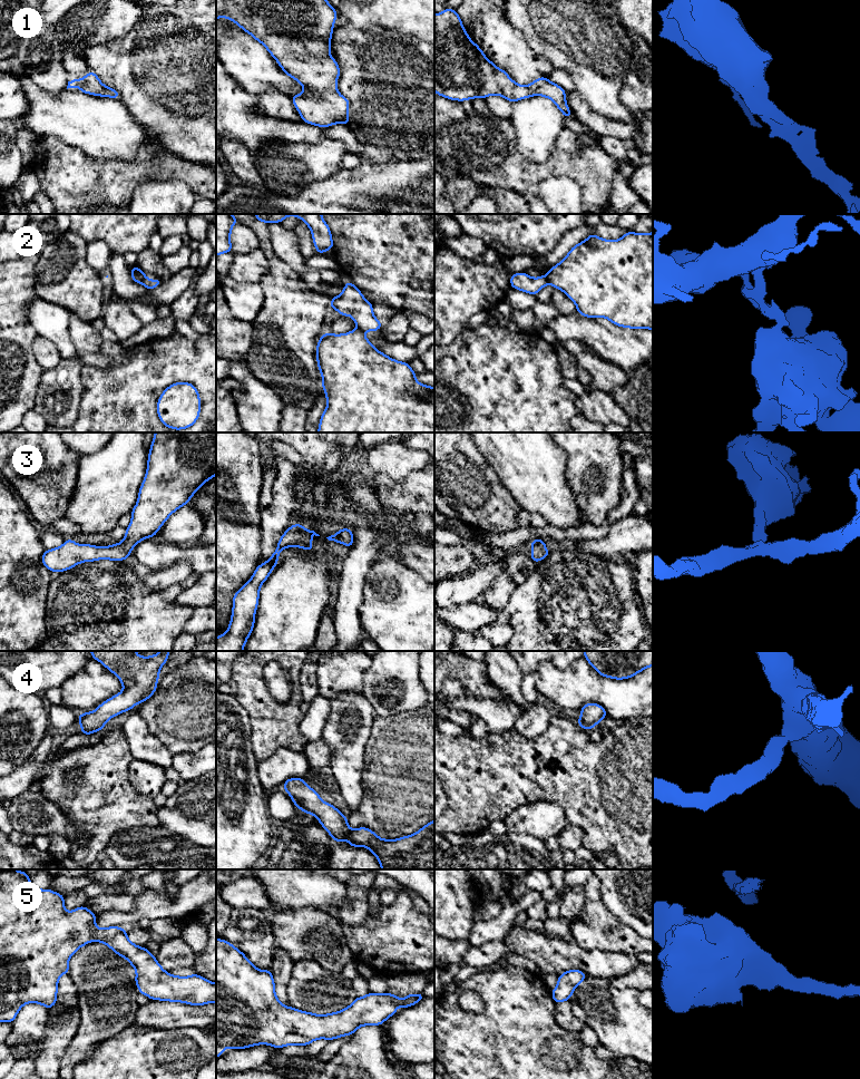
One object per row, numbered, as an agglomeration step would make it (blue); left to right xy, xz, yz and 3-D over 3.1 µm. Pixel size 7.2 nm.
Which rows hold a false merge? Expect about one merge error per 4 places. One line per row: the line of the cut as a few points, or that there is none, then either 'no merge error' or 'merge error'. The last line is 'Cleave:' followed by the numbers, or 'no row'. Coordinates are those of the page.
1: no cut | no merge error
2: yz (546, 274), (549, 283) | merge error
3: no cut | no merge error
4: no cut | no merge error
5: no cut | no merge error
Cleave: 2

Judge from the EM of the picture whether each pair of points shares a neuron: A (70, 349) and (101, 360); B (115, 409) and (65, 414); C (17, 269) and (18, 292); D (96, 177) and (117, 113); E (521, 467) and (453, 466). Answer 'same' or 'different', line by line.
A: different
B: different
C: same
D: different
E: different

